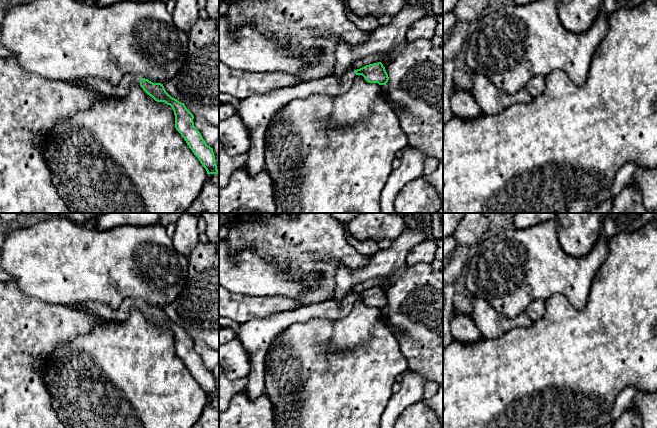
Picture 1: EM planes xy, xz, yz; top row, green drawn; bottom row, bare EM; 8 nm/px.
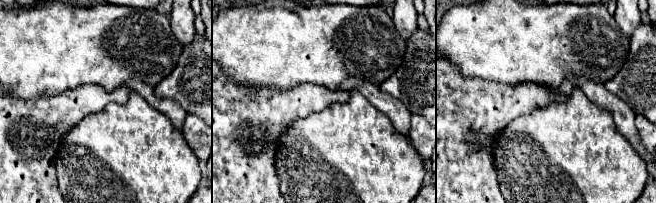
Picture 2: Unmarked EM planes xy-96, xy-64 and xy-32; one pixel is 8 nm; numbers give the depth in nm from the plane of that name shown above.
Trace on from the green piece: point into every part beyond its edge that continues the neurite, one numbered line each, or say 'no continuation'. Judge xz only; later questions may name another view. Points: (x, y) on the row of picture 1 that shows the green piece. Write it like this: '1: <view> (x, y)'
1: xz (256, 112)

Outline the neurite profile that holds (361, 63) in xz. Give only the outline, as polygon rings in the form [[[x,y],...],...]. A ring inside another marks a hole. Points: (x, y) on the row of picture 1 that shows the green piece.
[[[376,54],[375,58],[364,58],[361,60],[356,61],[349,70],[357,70],[360,69],[366,65],[382,62],[384,59],[383,55]]]

